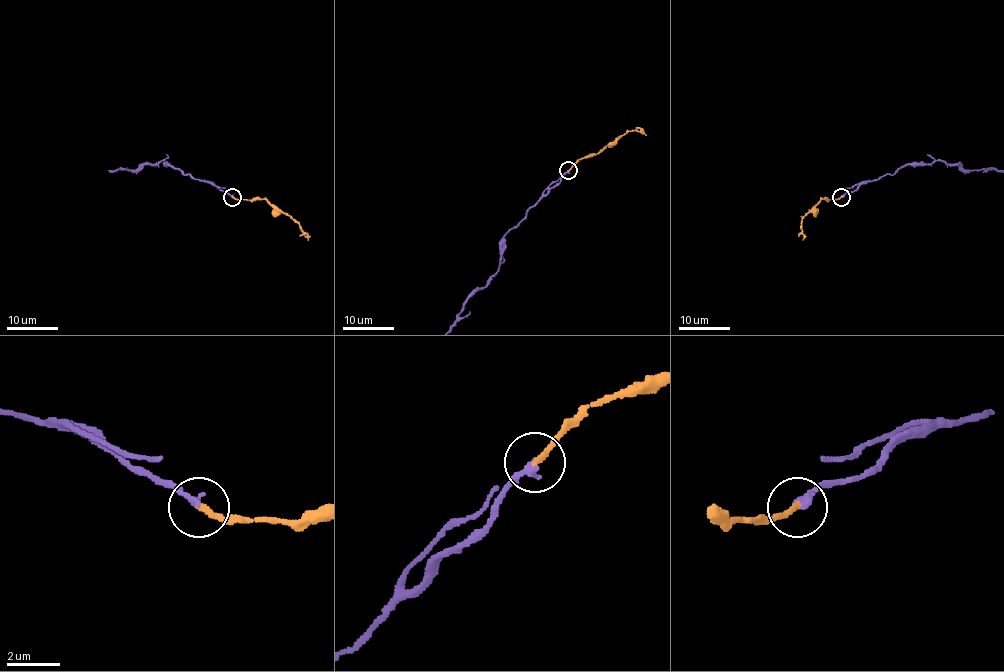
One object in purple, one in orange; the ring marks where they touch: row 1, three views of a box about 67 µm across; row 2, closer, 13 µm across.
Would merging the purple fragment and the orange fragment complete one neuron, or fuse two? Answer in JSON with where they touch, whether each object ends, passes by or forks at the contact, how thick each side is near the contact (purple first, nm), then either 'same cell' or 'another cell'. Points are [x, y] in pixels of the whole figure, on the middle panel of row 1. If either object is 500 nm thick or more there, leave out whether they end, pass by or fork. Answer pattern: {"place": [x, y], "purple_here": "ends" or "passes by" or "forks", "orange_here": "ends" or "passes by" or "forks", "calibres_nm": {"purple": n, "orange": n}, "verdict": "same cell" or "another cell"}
{"place": [568, 170], "purple_here": "ends", "orange_here": "ends", "calibres_nm": {"purple": 240, "orange": 200}, "verdict": "same cell"}

